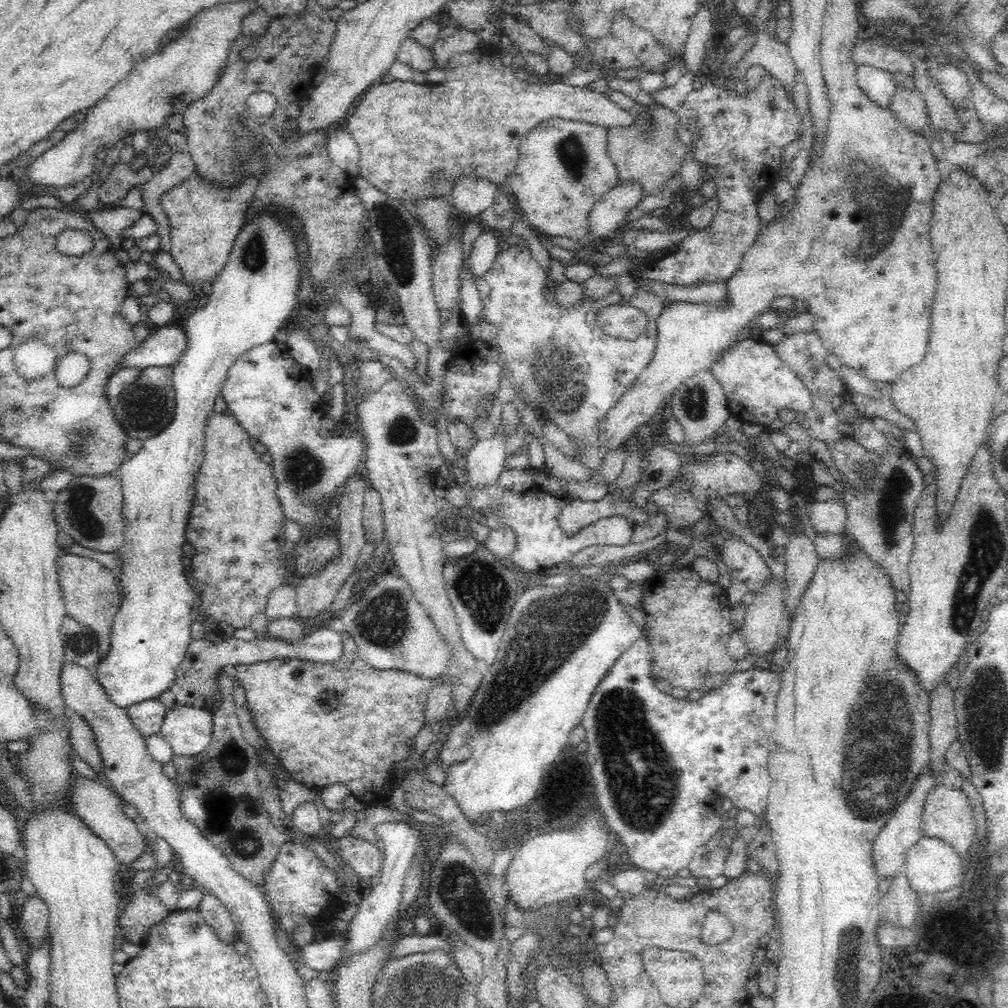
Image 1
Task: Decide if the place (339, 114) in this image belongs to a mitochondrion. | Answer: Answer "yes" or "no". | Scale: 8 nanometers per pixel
no

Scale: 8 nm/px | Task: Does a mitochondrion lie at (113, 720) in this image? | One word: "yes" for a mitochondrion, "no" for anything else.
no

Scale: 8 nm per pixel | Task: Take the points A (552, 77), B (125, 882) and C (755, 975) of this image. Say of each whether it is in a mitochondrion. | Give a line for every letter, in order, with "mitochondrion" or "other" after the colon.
A: other
B: other
C: other

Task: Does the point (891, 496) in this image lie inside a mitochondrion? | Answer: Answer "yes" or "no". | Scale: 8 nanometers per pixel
yes

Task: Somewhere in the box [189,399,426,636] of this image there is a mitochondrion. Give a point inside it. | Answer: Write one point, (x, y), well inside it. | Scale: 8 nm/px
(303, 469)

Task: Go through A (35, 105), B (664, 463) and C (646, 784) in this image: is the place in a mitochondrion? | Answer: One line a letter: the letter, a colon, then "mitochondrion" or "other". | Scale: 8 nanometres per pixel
A: mitochondrion
B: other
C: mitochondrion

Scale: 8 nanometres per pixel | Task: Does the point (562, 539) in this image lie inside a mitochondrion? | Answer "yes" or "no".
no

